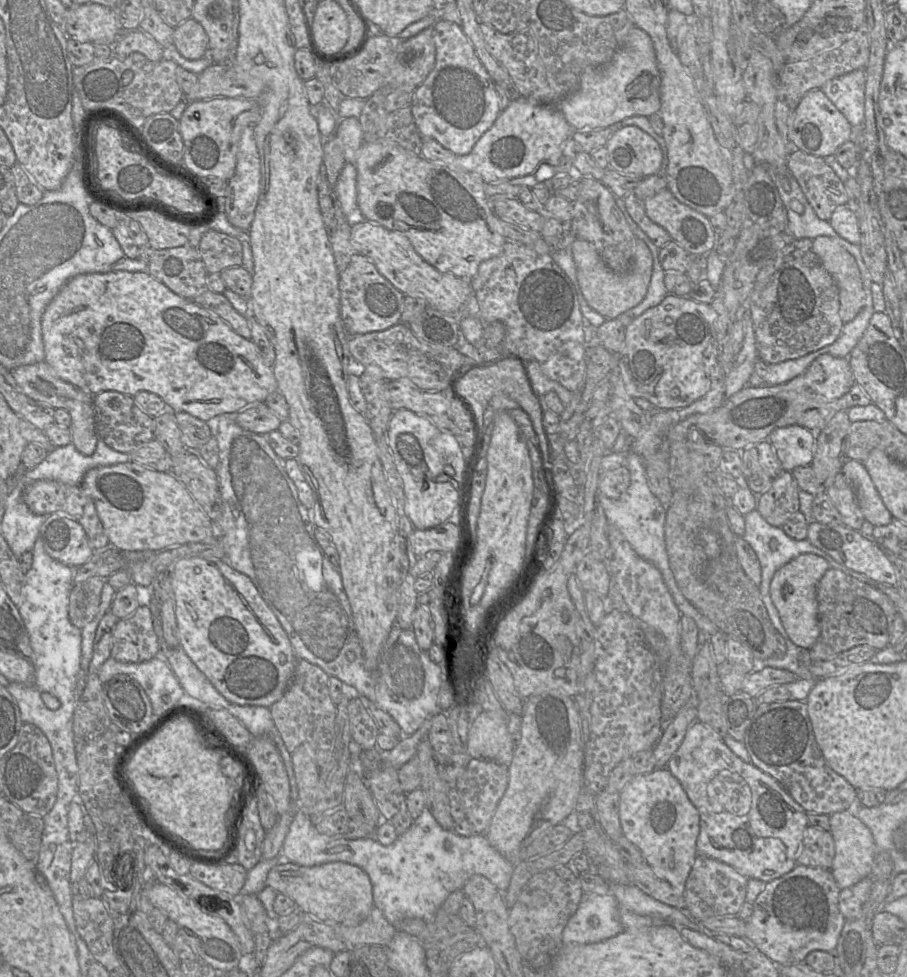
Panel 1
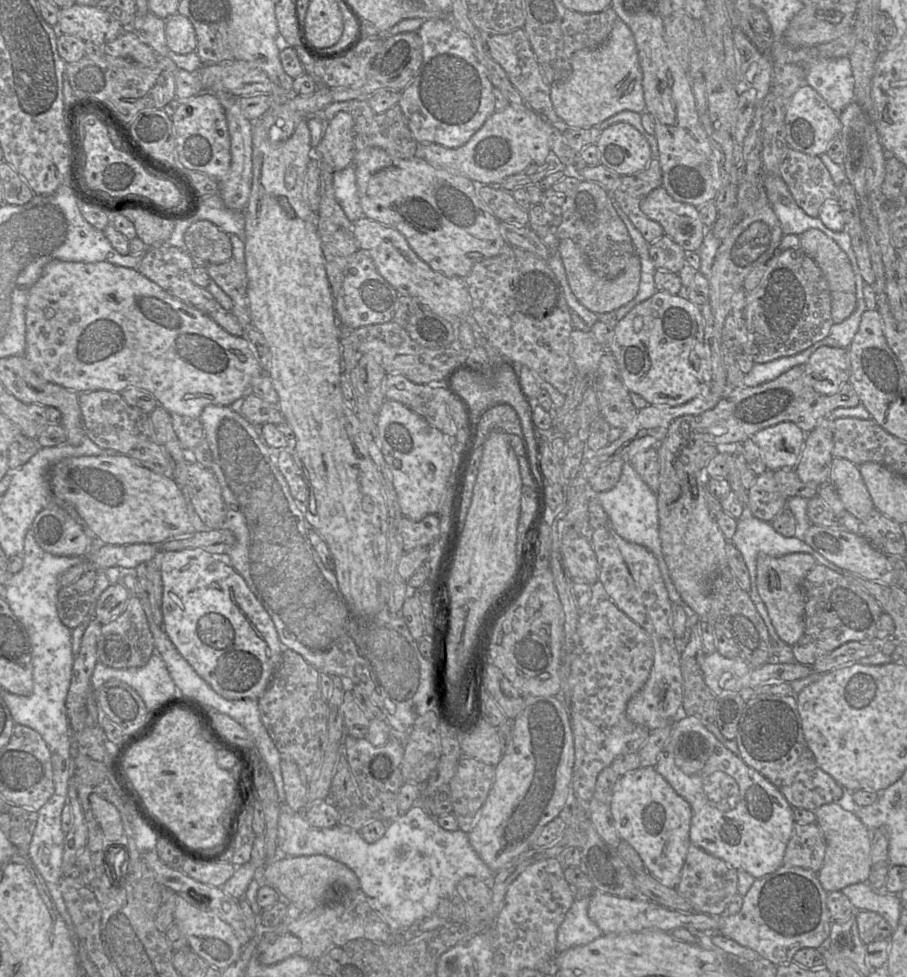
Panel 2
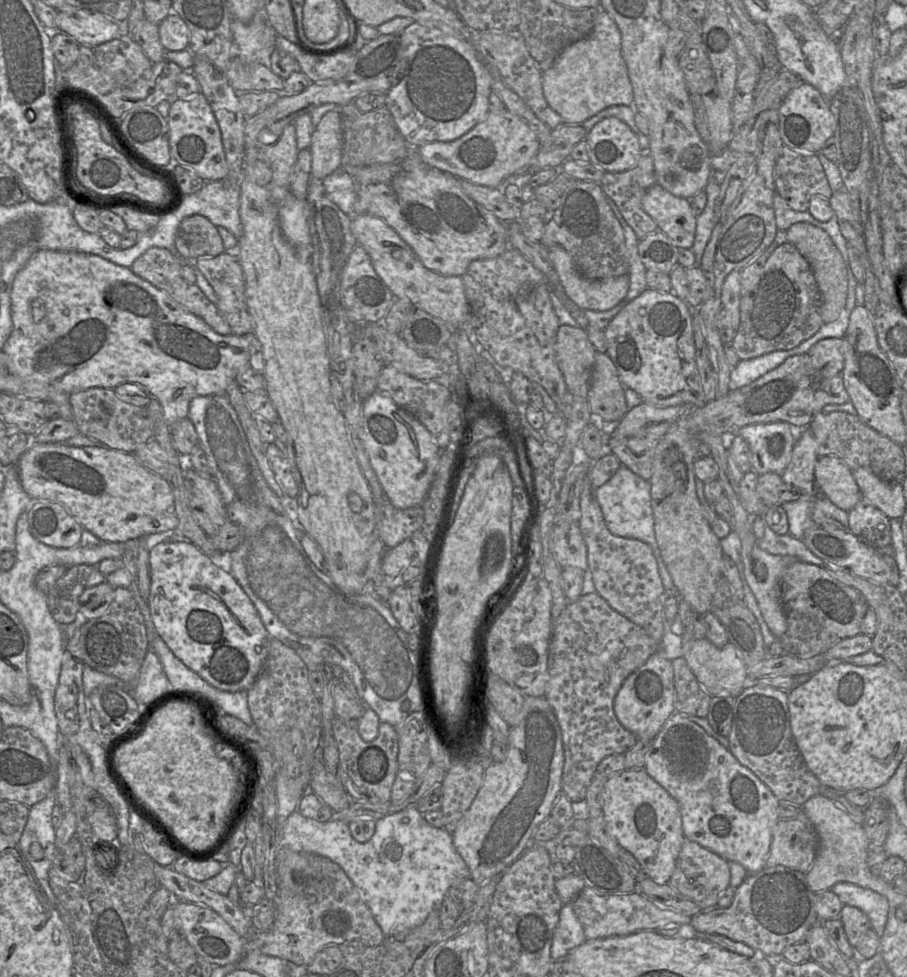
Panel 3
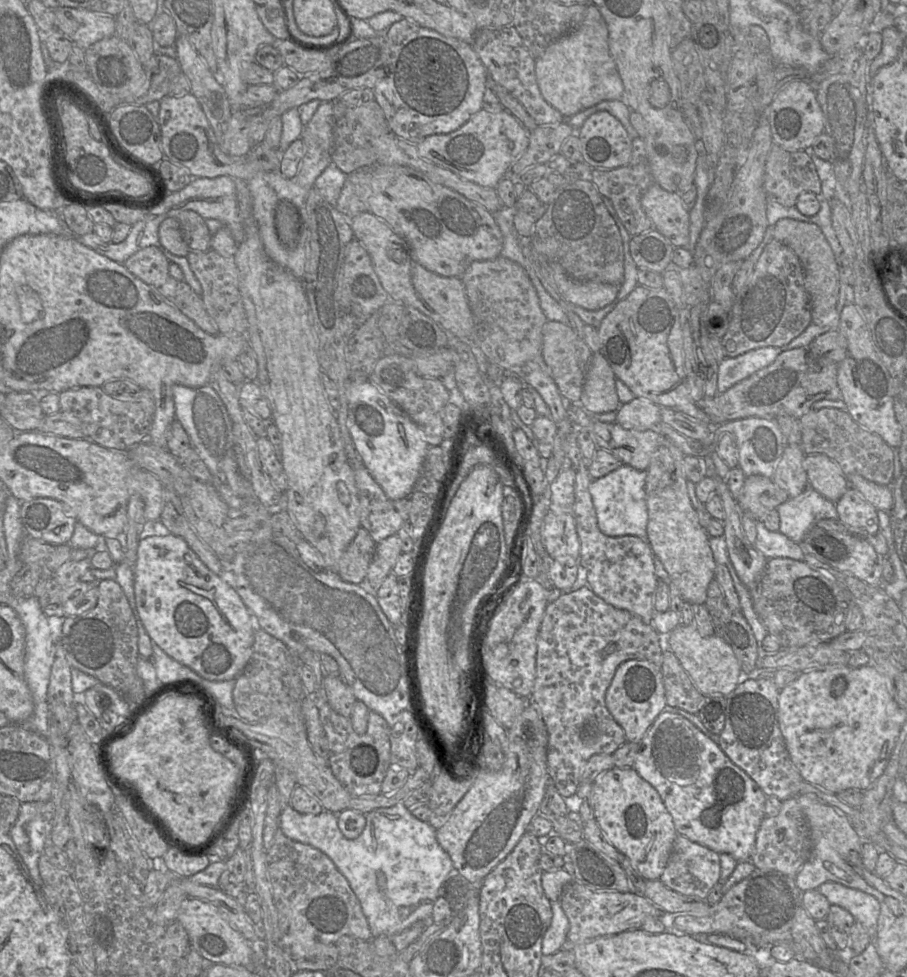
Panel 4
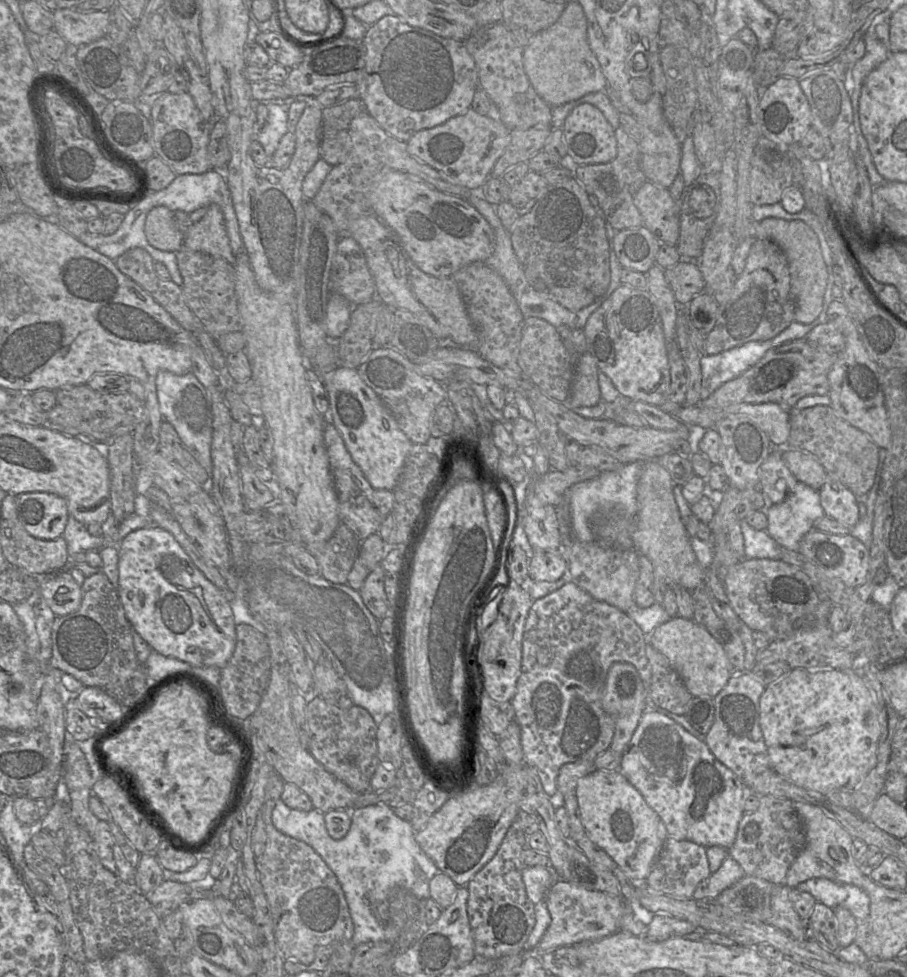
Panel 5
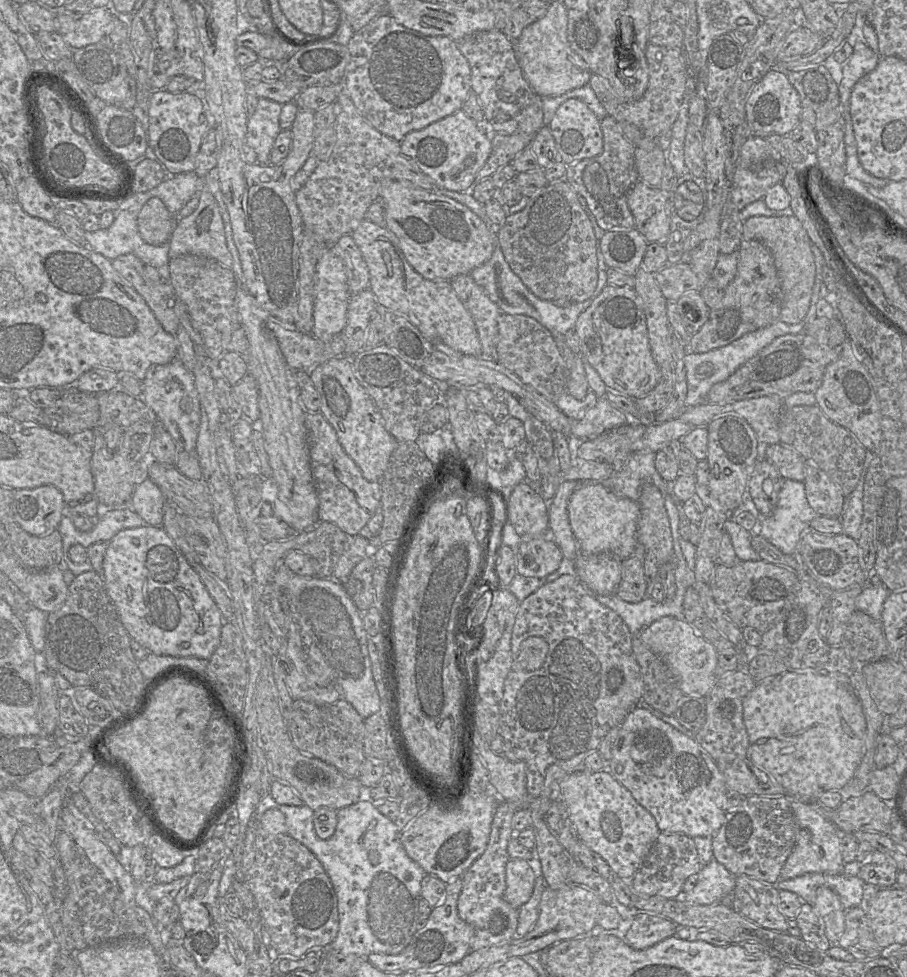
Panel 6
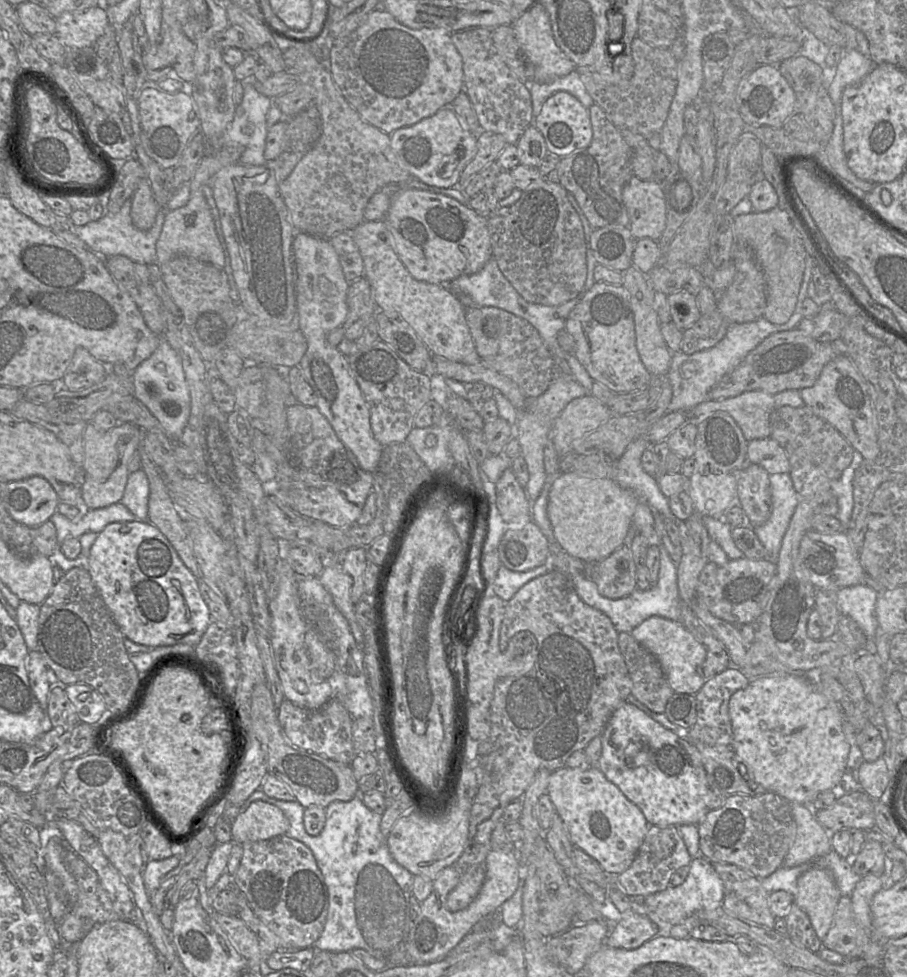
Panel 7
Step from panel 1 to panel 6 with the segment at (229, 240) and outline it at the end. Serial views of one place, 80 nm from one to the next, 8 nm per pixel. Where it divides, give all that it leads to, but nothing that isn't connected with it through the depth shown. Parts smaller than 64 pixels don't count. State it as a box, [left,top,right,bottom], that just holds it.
[138,198,179,244]

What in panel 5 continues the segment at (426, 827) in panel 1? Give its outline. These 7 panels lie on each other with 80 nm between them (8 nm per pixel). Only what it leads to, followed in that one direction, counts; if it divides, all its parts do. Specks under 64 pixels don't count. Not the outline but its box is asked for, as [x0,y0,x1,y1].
[272,800,439,950]

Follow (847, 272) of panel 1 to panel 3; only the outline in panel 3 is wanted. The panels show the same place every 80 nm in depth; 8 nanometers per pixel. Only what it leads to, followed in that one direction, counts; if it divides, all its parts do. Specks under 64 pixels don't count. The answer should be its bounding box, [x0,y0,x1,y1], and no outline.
[785,223,848,322]

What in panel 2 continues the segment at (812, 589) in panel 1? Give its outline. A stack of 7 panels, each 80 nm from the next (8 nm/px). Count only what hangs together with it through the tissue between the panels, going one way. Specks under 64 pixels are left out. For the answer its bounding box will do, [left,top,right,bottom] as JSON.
[755,553,816,646]

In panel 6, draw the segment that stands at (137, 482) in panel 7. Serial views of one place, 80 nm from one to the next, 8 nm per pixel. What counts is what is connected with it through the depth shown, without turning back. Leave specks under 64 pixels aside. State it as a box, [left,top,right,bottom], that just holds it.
[129,479,167,526]

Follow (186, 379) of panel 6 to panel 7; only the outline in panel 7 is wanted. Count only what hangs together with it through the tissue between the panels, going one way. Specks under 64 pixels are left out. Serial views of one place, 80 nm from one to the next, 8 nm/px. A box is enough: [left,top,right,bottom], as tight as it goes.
[133,339,191,443]

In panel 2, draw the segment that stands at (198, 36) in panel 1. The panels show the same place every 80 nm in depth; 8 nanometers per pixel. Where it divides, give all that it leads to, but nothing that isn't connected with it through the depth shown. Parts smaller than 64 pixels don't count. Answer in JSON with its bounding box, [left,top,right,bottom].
[165,13,197,54]

